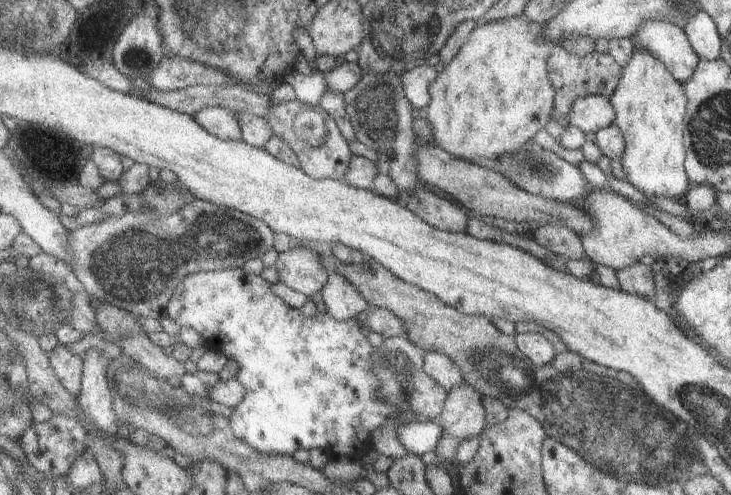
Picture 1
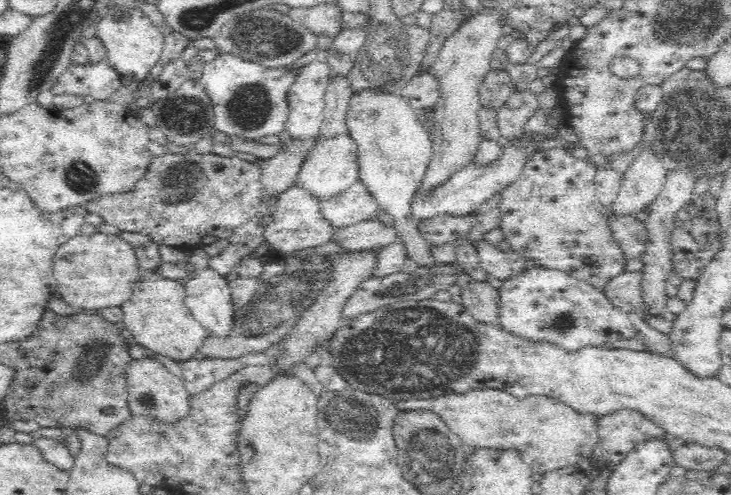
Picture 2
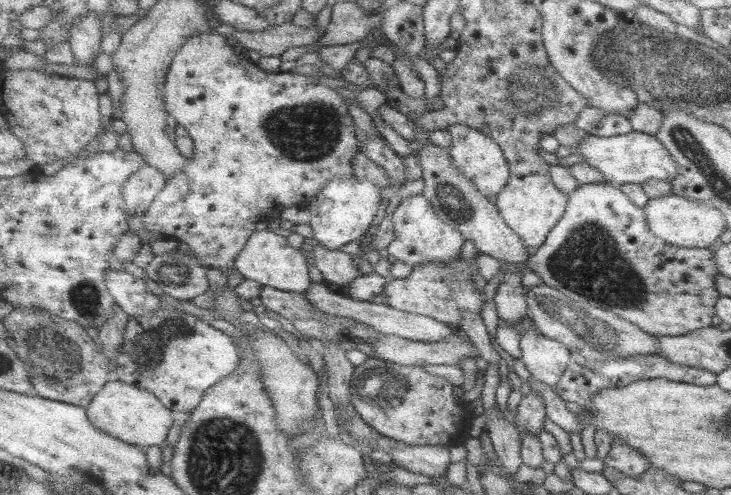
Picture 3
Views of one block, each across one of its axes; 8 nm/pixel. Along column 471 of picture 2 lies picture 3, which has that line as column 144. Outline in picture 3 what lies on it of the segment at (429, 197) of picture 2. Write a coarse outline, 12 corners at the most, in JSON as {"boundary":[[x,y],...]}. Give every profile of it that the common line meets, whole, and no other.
{"boundary":[[150,163],[125,186],[130,219],[147,213],[168,178]]}

